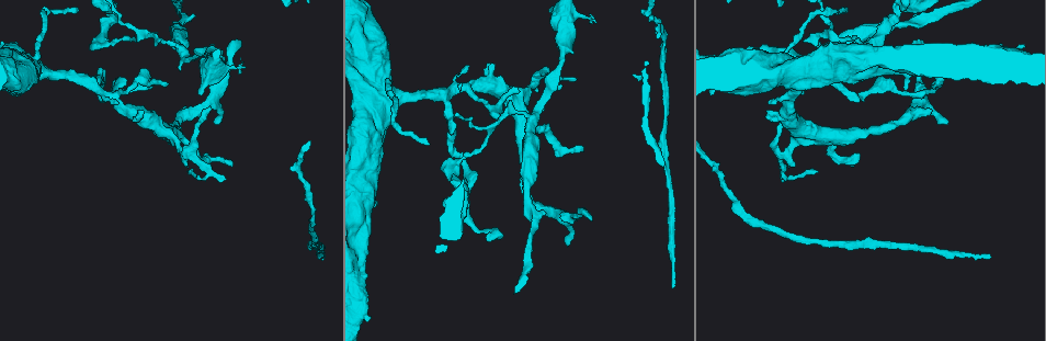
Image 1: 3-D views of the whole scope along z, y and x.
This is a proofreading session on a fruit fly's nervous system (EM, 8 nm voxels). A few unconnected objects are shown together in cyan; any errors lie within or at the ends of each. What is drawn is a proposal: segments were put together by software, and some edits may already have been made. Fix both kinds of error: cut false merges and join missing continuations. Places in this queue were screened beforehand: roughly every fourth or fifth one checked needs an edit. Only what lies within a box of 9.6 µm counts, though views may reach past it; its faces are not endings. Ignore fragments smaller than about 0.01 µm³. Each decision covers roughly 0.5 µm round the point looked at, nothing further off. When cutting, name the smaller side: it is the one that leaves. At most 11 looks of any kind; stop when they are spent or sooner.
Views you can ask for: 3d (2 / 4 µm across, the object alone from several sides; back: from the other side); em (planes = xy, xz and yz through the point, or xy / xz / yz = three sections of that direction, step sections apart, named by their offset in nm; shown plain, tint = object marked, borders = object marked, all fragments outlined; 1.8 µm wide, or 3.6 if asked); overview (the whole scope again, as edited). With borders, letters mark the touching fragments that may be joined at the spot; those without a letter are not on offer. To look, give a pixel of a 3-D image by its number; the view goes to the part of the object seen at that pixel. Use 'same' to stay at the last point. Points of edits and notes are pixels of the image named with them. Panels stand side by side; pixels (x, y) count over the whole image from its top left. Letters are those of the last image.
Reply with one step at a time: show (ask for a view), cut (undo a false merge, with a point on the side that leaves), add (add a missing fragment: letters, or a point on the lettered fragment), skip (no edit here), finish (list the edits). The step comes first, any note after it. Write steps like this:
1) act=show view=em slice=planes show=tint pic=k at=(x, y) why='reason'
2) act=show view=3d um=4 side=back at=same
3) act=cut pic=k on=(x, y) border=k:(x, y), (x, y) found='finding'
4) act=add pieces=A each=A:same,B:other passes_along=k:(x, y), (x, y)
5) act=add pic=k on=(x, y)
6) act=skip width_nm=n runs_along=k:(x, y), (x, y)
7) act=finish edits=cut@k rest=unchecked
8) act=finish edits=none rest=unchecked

act=show view=3d um=2 pic=1 at=(672, 287) why='branch stops here'

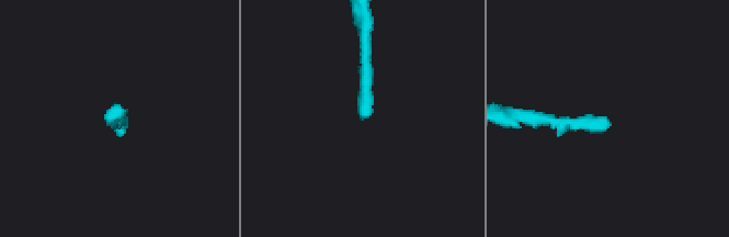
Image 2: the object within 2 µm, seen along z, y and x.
act=show view=em slice=xz step=4 show=borders pic=2 at=(363, 119) why='now the EM'

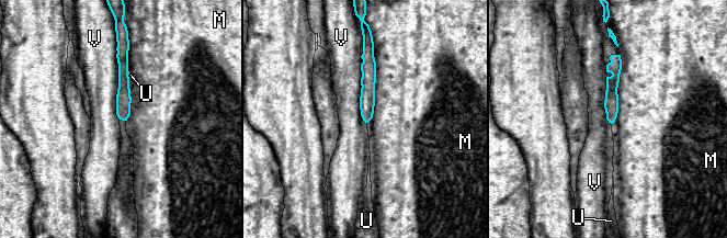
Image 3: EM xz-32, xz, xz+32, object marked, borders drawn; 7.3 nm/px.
act=show view=em slice=planes show=borders at=same

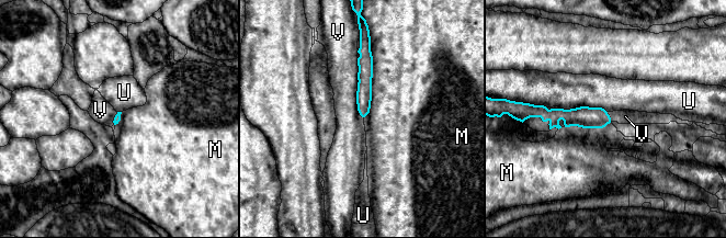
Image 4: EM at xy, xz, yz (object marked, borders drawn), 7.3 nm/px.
act=skip longest_contact=M:600nm each=M:other,U:other,V:other border=4:(356, 58), (356, 110), (363, 117) found='none of them fits'

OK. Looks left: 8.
act=show view=em slice=planes show=borders pic=1 at=(562, 86) why='thin end'

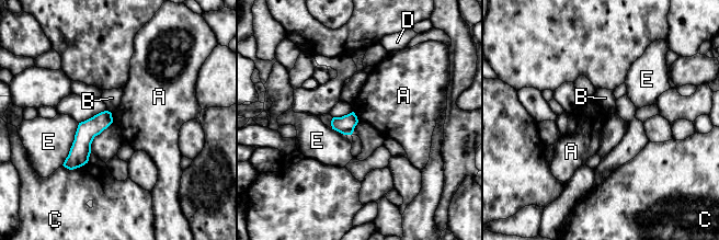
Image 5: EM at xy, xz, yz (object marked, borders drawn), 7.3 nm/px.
act=skip each=A:other,B:other,C:other,D:other,E:other found='no lettered fragment goes on from it'

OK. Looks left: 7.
act=show view=3d um=2 pic=1 at=(216, 124) why='free end'

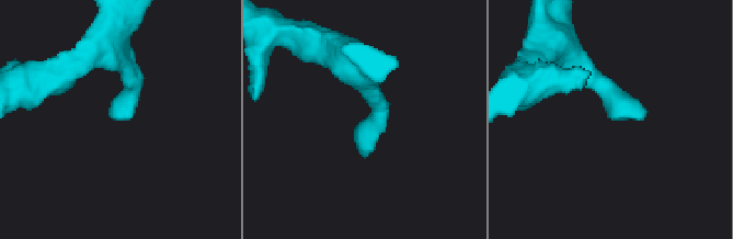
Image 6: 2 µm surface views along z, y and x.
act=show view=em slice=yz step=4 show=plain pic=6 at=(365, 153) why='now the EM'

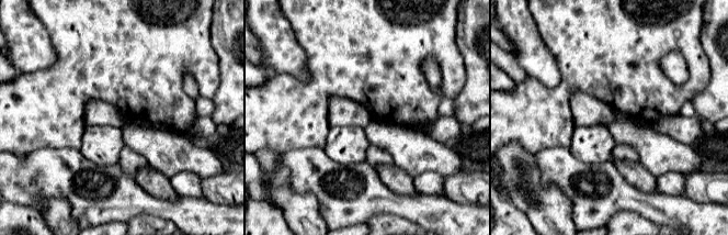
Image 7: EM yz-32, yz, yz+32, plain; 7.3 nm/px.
act=show view=em slice=yz step=4 show=borders at=same why='what lies round it'

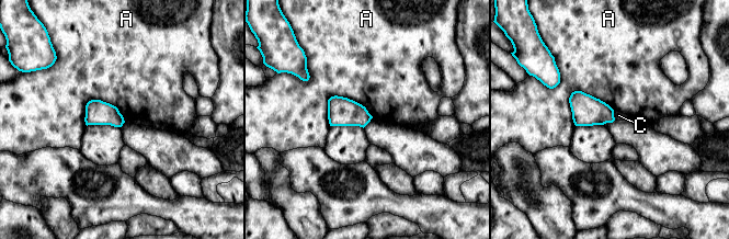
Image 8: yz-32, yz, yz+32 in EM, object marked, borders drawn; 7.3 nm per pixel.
act=skip longest_contact=A:340nm each=A:other,C:other border=8:(613, 110), (615, 120) found='none of them fits'

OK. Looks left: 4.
act=show view=em um=3.6 slice=xy step=16 show=borders pic=1 at=(502, 238) why='tapers out'

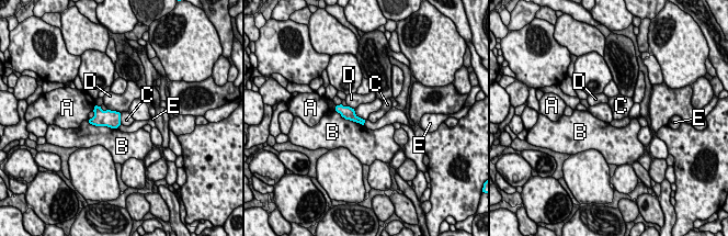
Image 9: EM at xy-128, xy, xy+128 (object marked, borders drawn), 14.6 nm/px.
act=show view=em um=3.6 slice=planes show=borders at=same

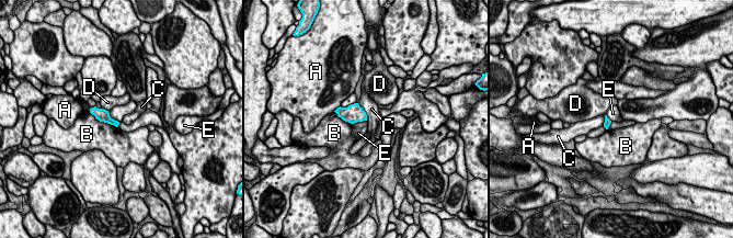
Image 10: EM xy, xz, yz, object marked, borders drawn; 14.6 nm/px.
act=skip each=A:other,B:other,C:other,D:other,E:other border=10:(107, 111), (118, 122) found='no lettered fragment goes on from it'

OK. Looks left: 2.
act=show view=em slice=xy step=16 show=tint pic=1 at=(374, 182) why='touches itself'

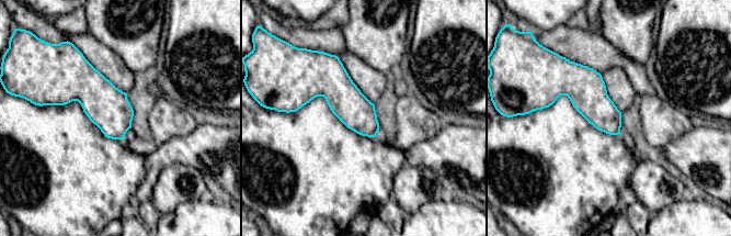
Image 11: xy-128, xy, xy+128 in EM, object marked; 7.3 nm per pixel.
act=show view=em slice=planes show=borders at=same why='another direction'

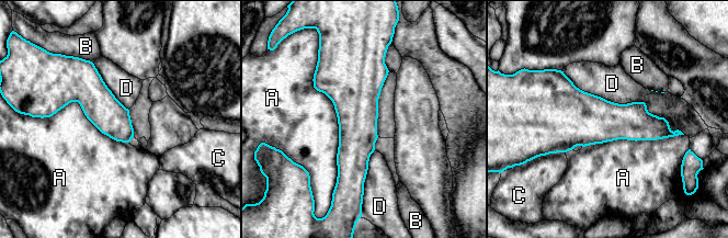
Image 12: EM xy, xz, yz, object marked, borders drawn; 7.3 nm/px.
act=skip each=A:other,B:other,C:other,D:other border=12:(316, 64), (338, 124), (333, 192) found='all the same cell'

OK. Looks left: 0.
act=finish edits=none rest=unchecked

